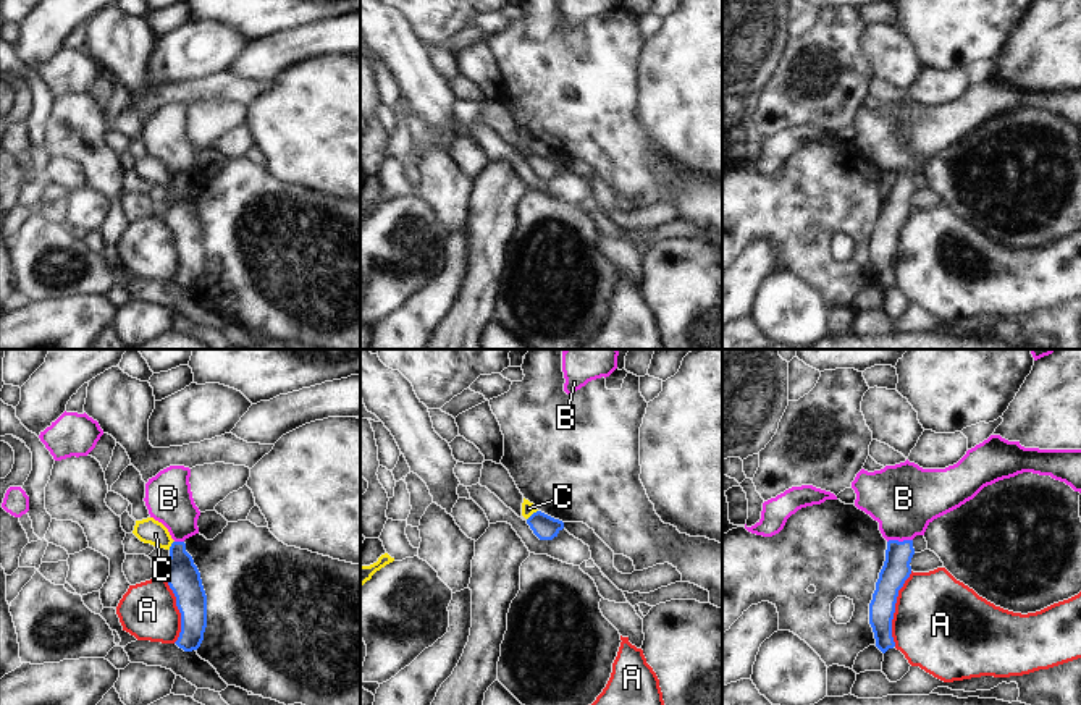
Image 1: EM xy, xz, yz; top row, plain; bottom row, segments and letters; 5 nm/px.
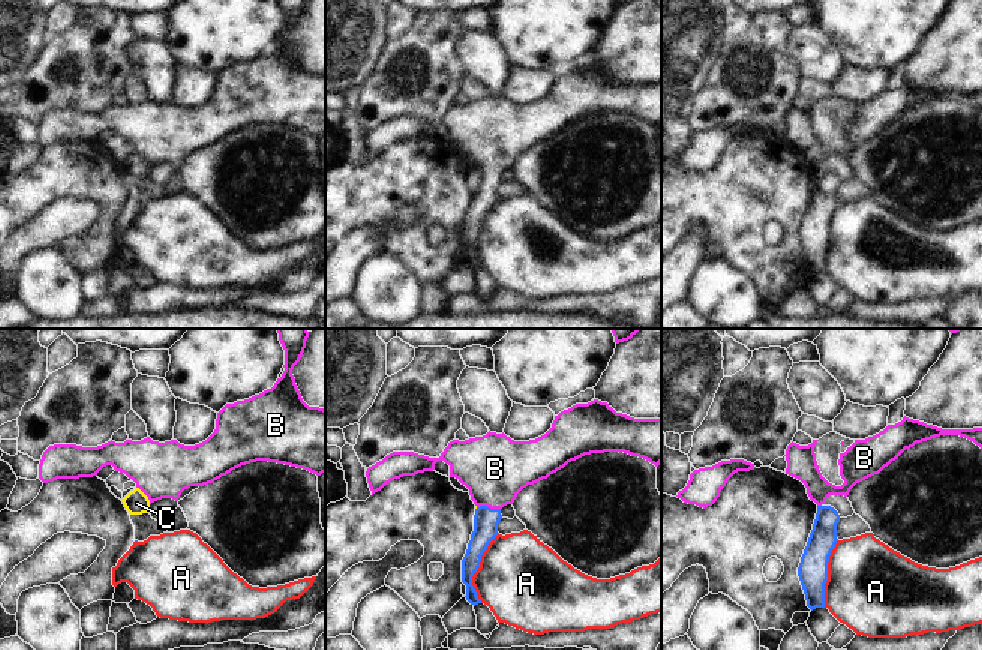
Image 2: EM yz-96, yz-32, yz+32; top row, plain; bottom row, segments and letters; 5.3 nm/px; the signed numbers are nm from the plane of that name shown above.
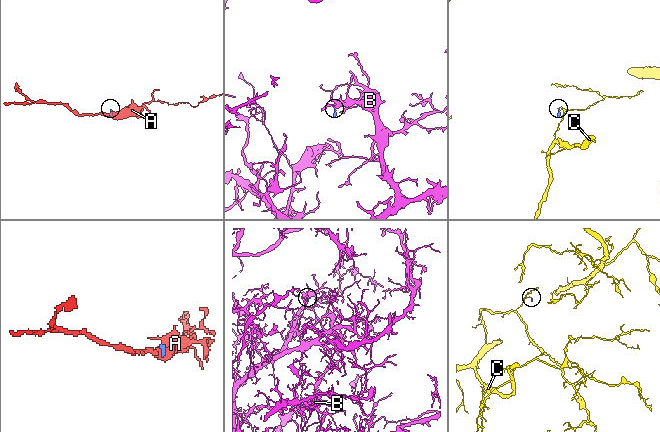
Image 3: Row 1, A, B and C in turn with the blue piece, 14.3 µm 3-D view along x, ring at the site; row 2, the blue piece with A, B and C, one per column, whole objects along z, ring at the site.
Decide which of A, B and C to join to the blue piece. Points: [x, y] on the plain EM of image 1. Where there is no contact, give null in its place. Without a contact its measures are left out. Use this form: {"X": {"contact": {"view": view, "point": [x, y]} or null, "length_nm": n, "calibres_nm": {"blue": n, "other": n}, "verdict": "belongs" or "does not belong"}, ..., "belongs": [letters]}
{"A": {"contact": {"view": "yz", "point": [894, 246]}, "length_nm": 380, "calibres_nm": {"blue": 140, "other": 460}, "verdict": "does not belong"}, "B": {"contact": {"view": "yz", "point": [897, 178]}, "length_nm": 130, "calibres_nm": {"blue": 140, "other": 340}, "verdict": "belongs"}, "C": {"contact": {"view": "xz", "point": [532, 152]}, "length_nm": 80, "calibres_nm": {"blue": 120, "other": 70}, "verdict": "does not belong"}, "belongs": ["B"]}

